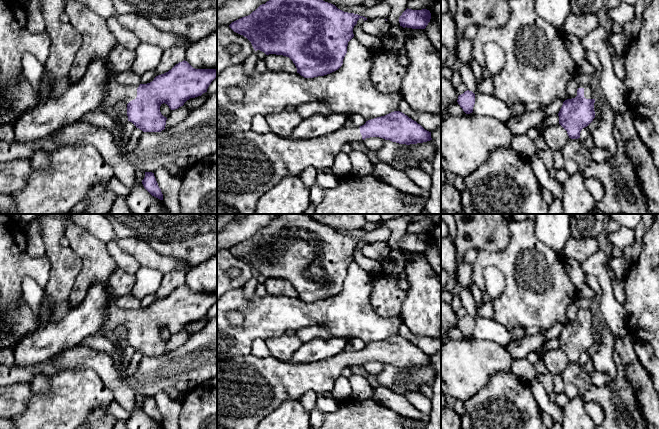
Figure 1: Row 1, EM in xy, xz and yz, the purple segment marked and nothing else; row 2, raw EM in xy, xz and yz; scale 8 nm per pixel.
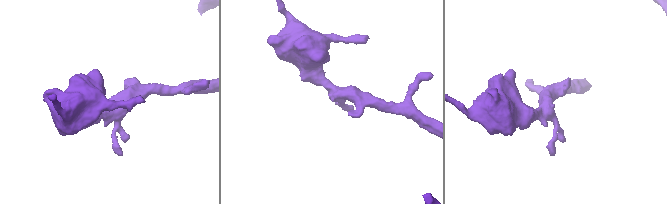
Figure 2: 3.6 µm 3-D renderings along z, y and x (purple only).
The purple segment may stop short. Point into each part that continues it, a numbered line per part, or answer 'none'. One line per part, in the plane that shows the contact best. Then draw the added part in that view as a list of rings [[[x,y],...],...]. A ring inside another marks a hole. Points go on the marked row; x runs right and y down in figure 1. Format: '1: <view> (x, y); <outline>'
1: yz (588, 94); [[[579,85],[578,88],[583,88],[584,89],[584,97],[586,99],[594,99],[592,88],[591,88],[590,85]]]

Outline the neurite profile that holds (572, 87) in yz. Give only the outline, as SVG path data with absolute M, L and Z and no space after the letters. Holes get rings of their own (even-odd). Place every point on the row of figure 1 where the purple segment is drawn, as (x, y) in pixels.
M573 77L567 84L568 99L572 99L577 96L578 87L579 87L579 84L576 82L575 77Z

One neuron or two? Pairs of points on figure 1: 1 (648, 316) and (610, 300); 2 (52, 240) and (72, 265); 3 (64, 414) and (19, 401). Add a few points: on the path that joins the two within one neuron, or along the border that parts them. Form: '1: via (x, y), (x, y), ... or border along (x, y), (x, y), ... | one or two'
1: border along (622, 304), (627, 317), (628, 329) | two
2: via (53, 246), (66, 259) | one
3: border along (32, 392), (27, 406), (20, 413), (10, 418) | two

